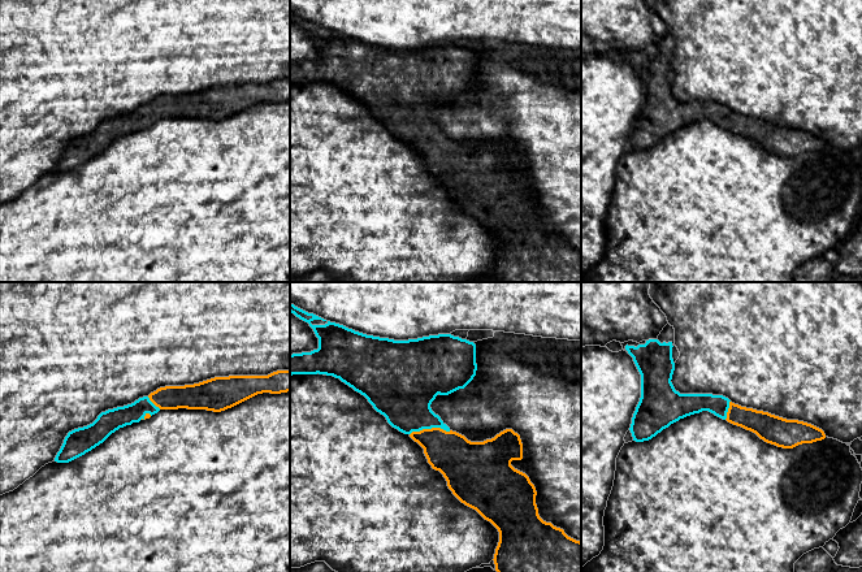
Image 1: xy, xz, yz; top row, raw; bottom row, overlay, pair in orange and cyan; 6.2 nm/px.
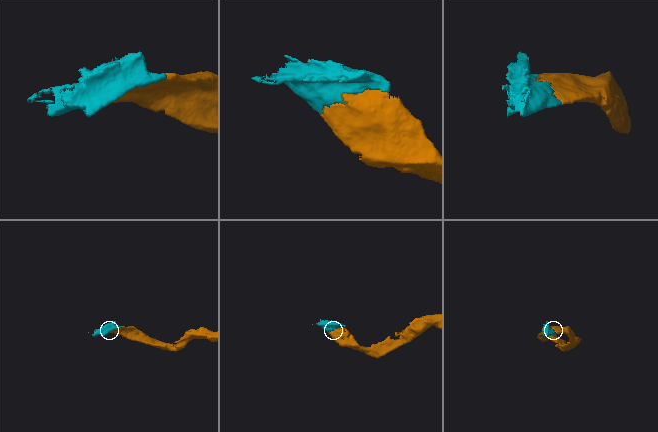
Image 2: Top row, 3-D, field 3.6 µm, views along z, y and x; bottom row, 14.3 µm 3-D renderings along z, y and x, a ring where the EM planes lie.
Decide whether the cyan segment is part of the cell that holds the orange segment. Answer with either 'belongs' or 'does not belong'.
belongs

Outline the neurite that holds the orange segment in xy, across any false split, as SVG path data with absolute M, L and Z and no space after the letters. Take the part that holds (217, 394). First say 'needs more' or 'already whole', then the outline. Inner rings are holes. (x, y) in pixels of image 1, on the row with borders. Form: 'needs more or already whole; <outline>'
needs more; M277 370L268 376L215 377L194 385L160 387L131 404L101 412L92 424L69 432L55 462L69 463L103 443L120 428L150 419L160 410L221 412L257 394L287 391L290 370Z

